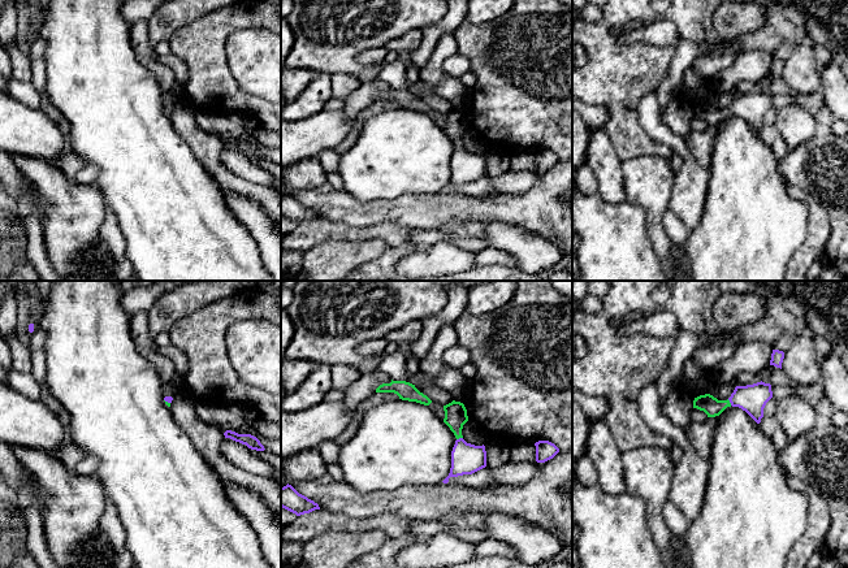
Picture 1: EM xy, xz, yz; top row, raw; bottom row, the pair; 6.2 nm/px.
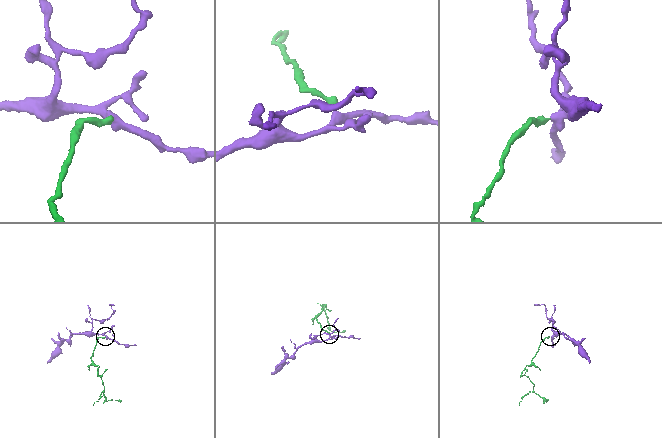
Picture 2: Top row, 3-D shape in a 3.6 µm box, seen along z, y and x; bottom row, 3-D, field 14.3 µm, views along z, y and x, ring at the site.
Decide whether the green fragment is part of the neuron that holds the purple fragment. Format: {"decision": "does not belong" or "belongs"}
{"decision": "belongs"}

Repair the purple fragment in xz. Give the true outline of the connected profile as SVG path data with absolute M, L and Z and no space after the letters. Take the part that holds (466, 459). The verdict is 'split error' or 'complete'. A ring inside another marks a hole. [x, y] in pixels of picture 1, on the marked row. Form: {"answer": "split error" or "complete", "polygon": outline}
{"answer": "split error", "polygon": "M453 400L444 406L444 422L454 433L457 441L451 451L451 468L449 476L442 481L449 482L450 477L472 474L486 467L485 446L475 446L463 439L462 429L468 421L467 409L463 403Z"}

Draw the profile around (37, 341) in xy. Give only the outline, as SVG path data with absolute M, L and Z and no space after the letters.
M40 329L34 331L34 334L30 338L30 344L29 344L30 354L38 351L39 348L44 346L46 337L47 334Z

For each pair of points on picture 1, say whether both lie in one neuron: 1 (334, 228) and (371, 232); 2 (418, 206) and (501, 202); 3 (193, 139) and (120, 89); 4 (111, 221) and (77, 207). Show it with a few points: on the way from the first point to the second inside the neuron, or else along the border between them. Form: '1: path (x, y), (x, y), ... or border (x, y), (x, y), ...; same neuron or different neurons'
1: path (344, 232), (362, 233); same neuron
2: path (438, 208), (480, 208); same neuron
3: border (169, 116), (173, 129), (190, 150); different neurons
4: border (106, 204), (106, 219), (100, 226), (102, 239); different neurons

